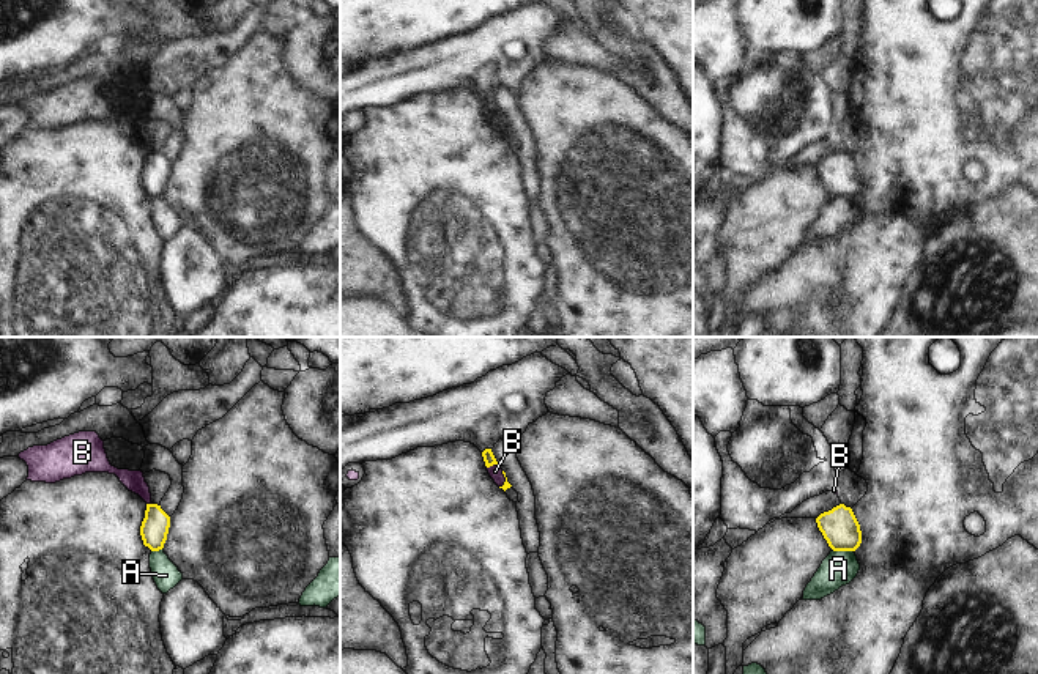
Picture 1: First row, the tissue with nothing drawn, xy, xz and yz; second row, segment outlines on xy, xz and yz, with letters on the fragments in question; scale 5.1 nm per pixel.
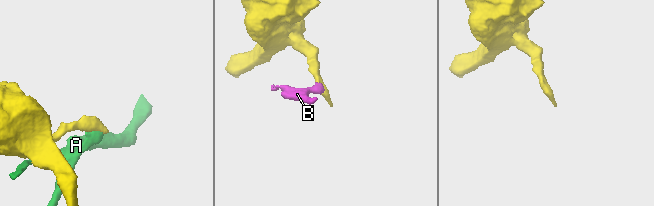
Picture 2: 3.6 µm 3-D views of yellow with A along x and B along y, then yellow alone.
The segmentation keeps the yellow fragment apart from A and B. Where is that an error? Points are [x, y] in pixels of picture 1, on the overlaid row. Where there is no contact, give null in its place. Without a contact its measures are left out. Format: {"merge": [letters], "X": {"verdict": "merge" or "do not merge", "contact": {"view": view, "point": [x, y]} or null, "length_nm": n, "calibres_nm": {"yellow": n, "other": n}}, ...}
{"merge": [], "A": {"verdict": "do not merge", "contact": {"view": "yz", "point": [843, 550]}, "length_nm": 100, "calibres_nm": {"yellow": 190, "other": 180}}, "B": {"verdict": "do not merge", "contact": {"view": "xz", "point": [493, 463]}, "length_nm": 70, "calibres_nm": {"yellow": 60, "other": 70}}}

